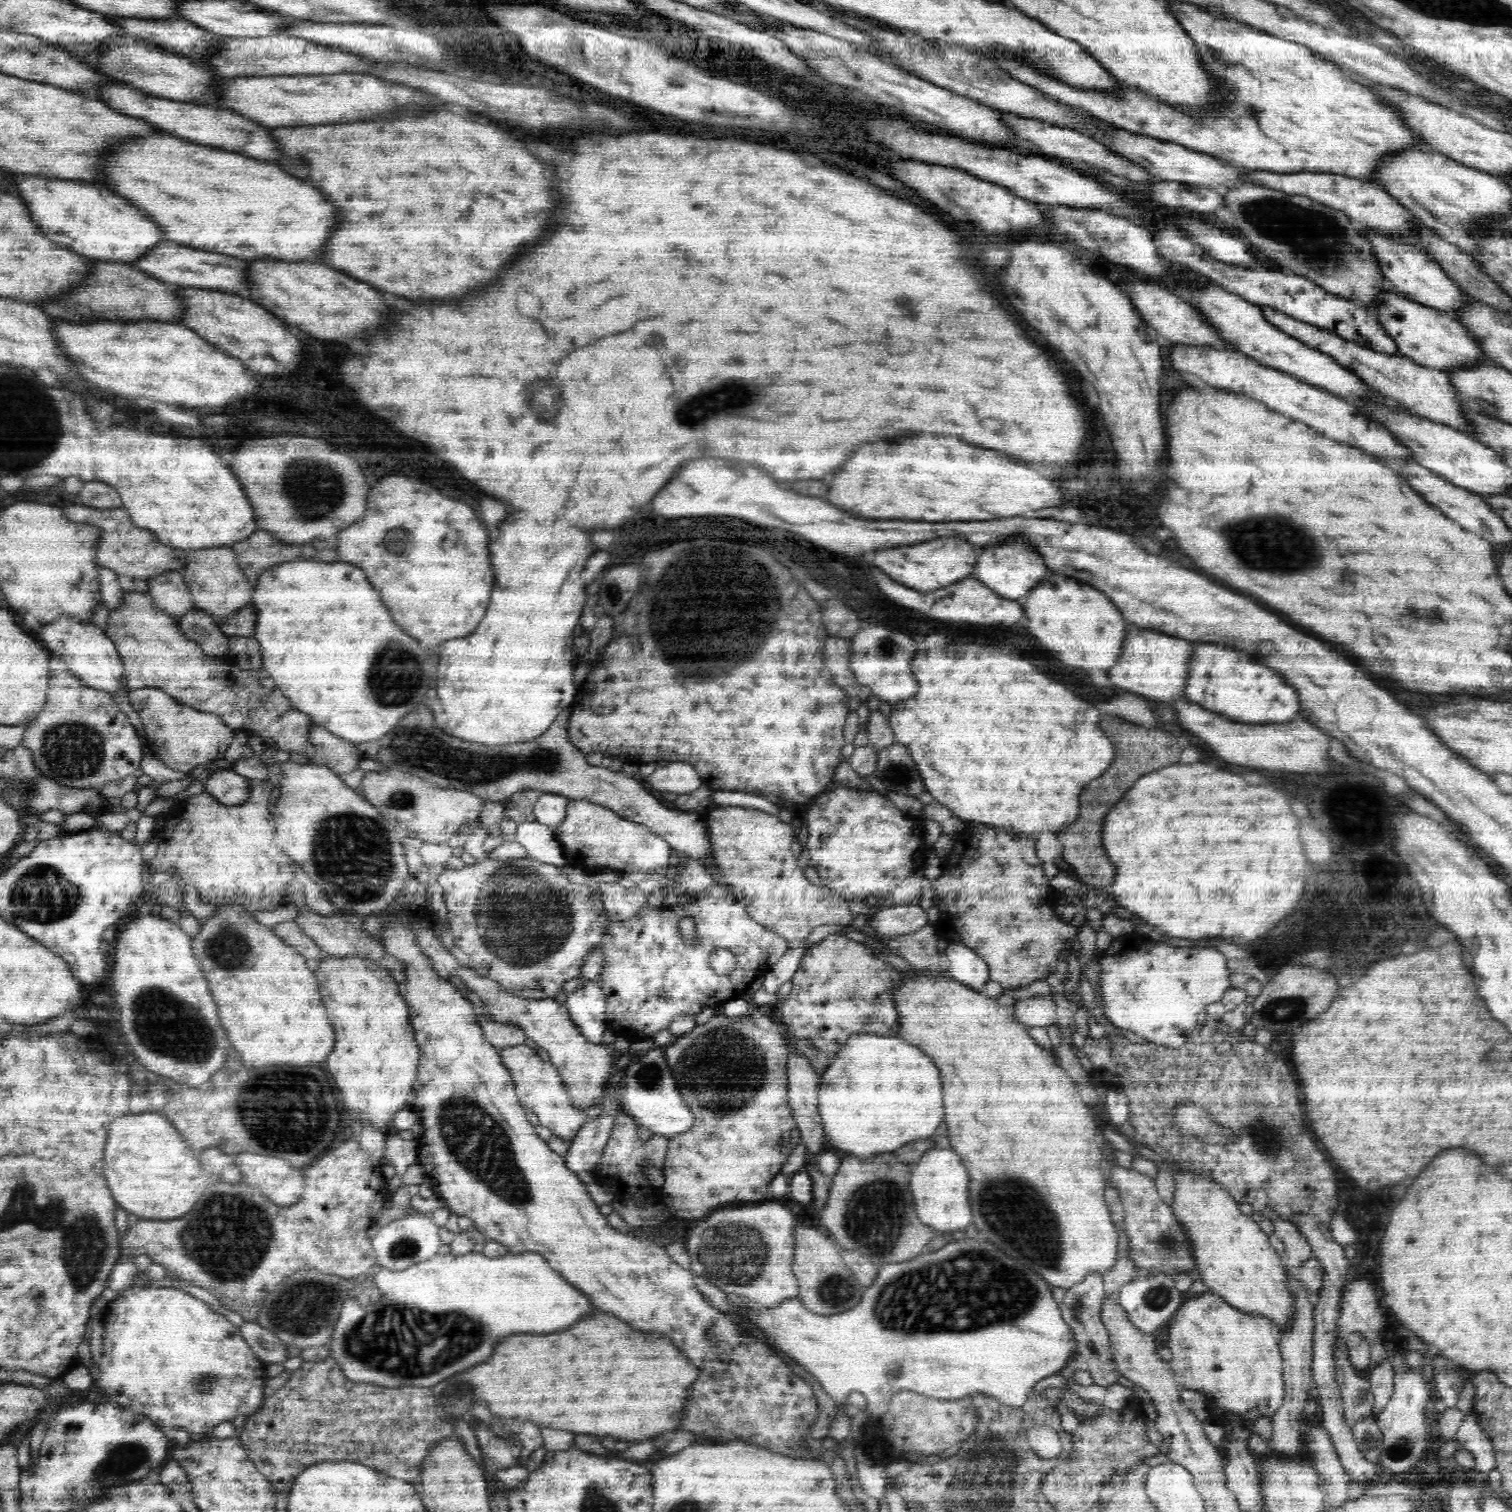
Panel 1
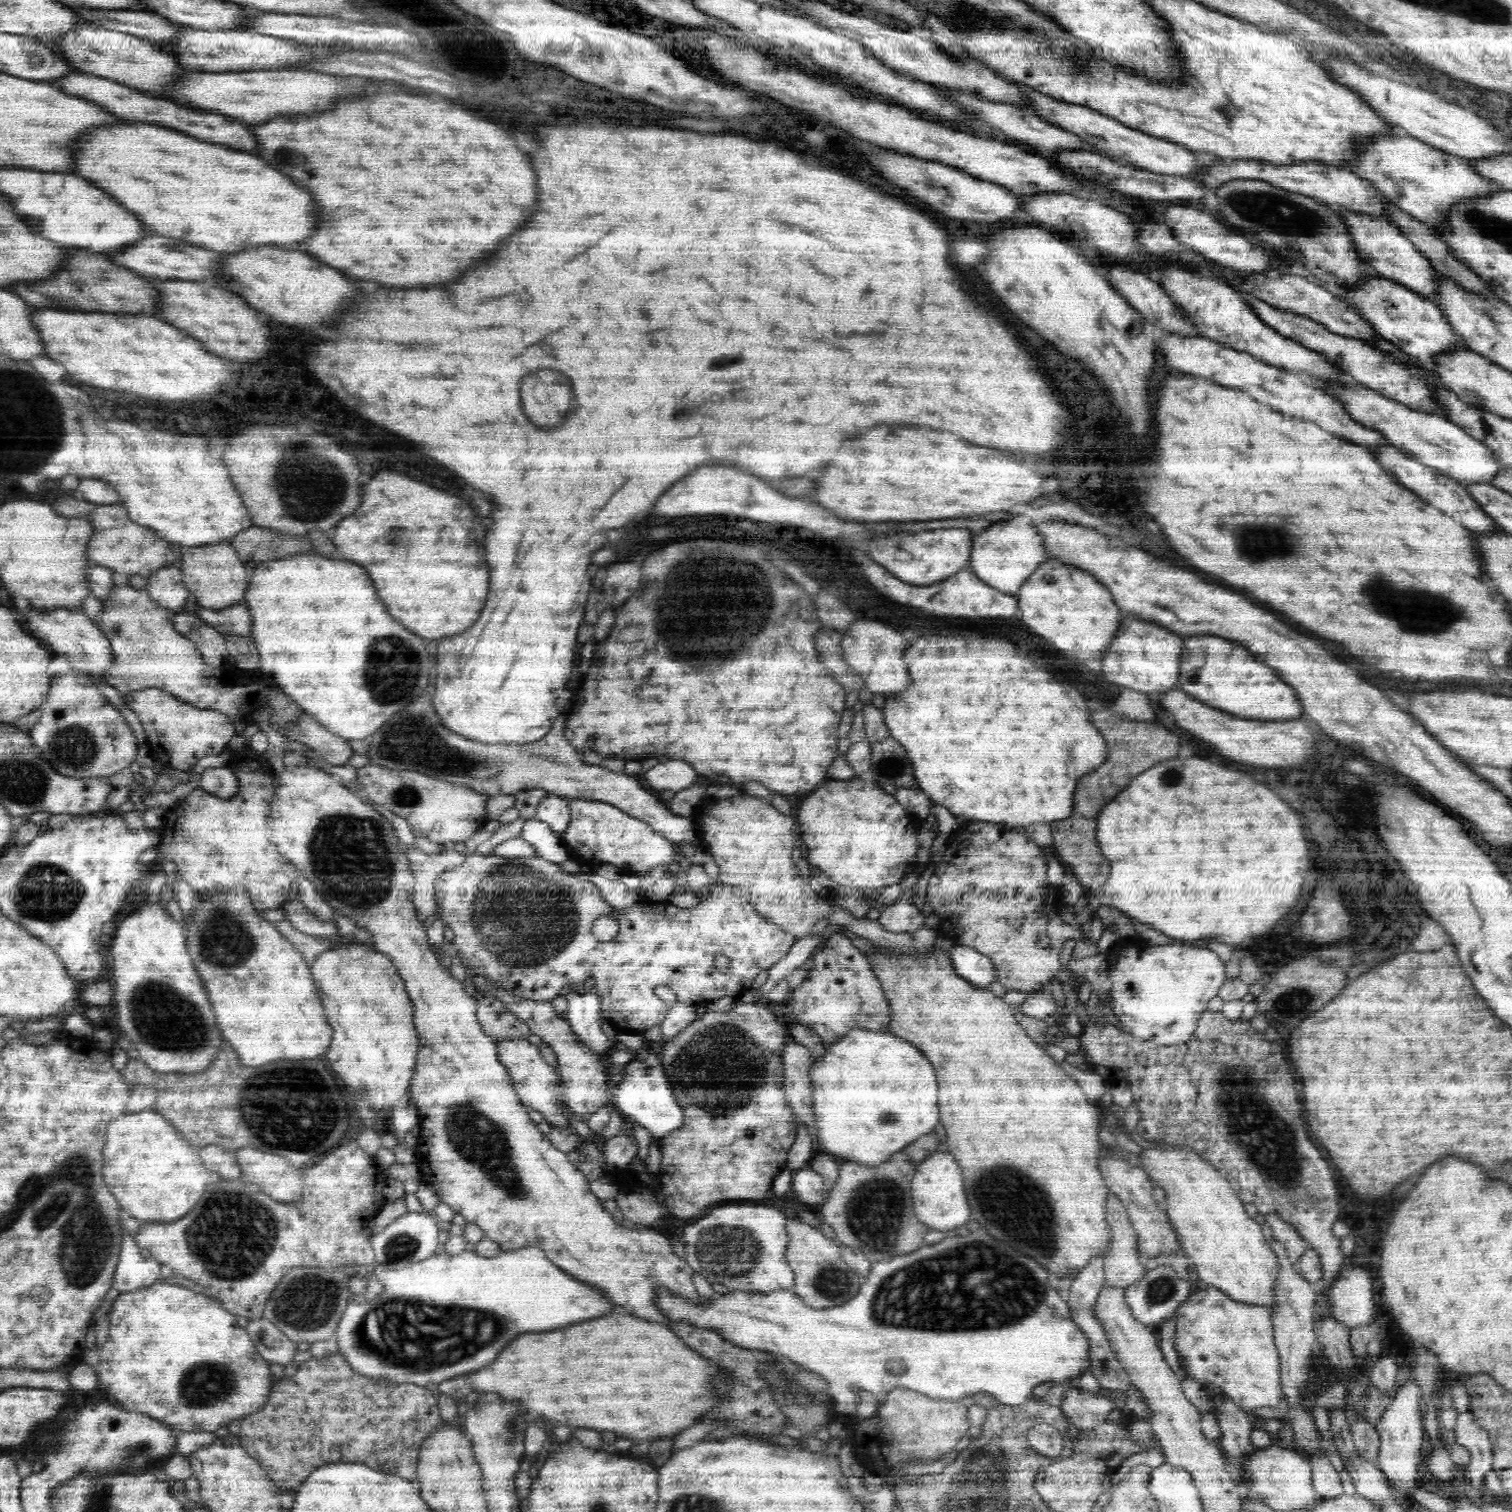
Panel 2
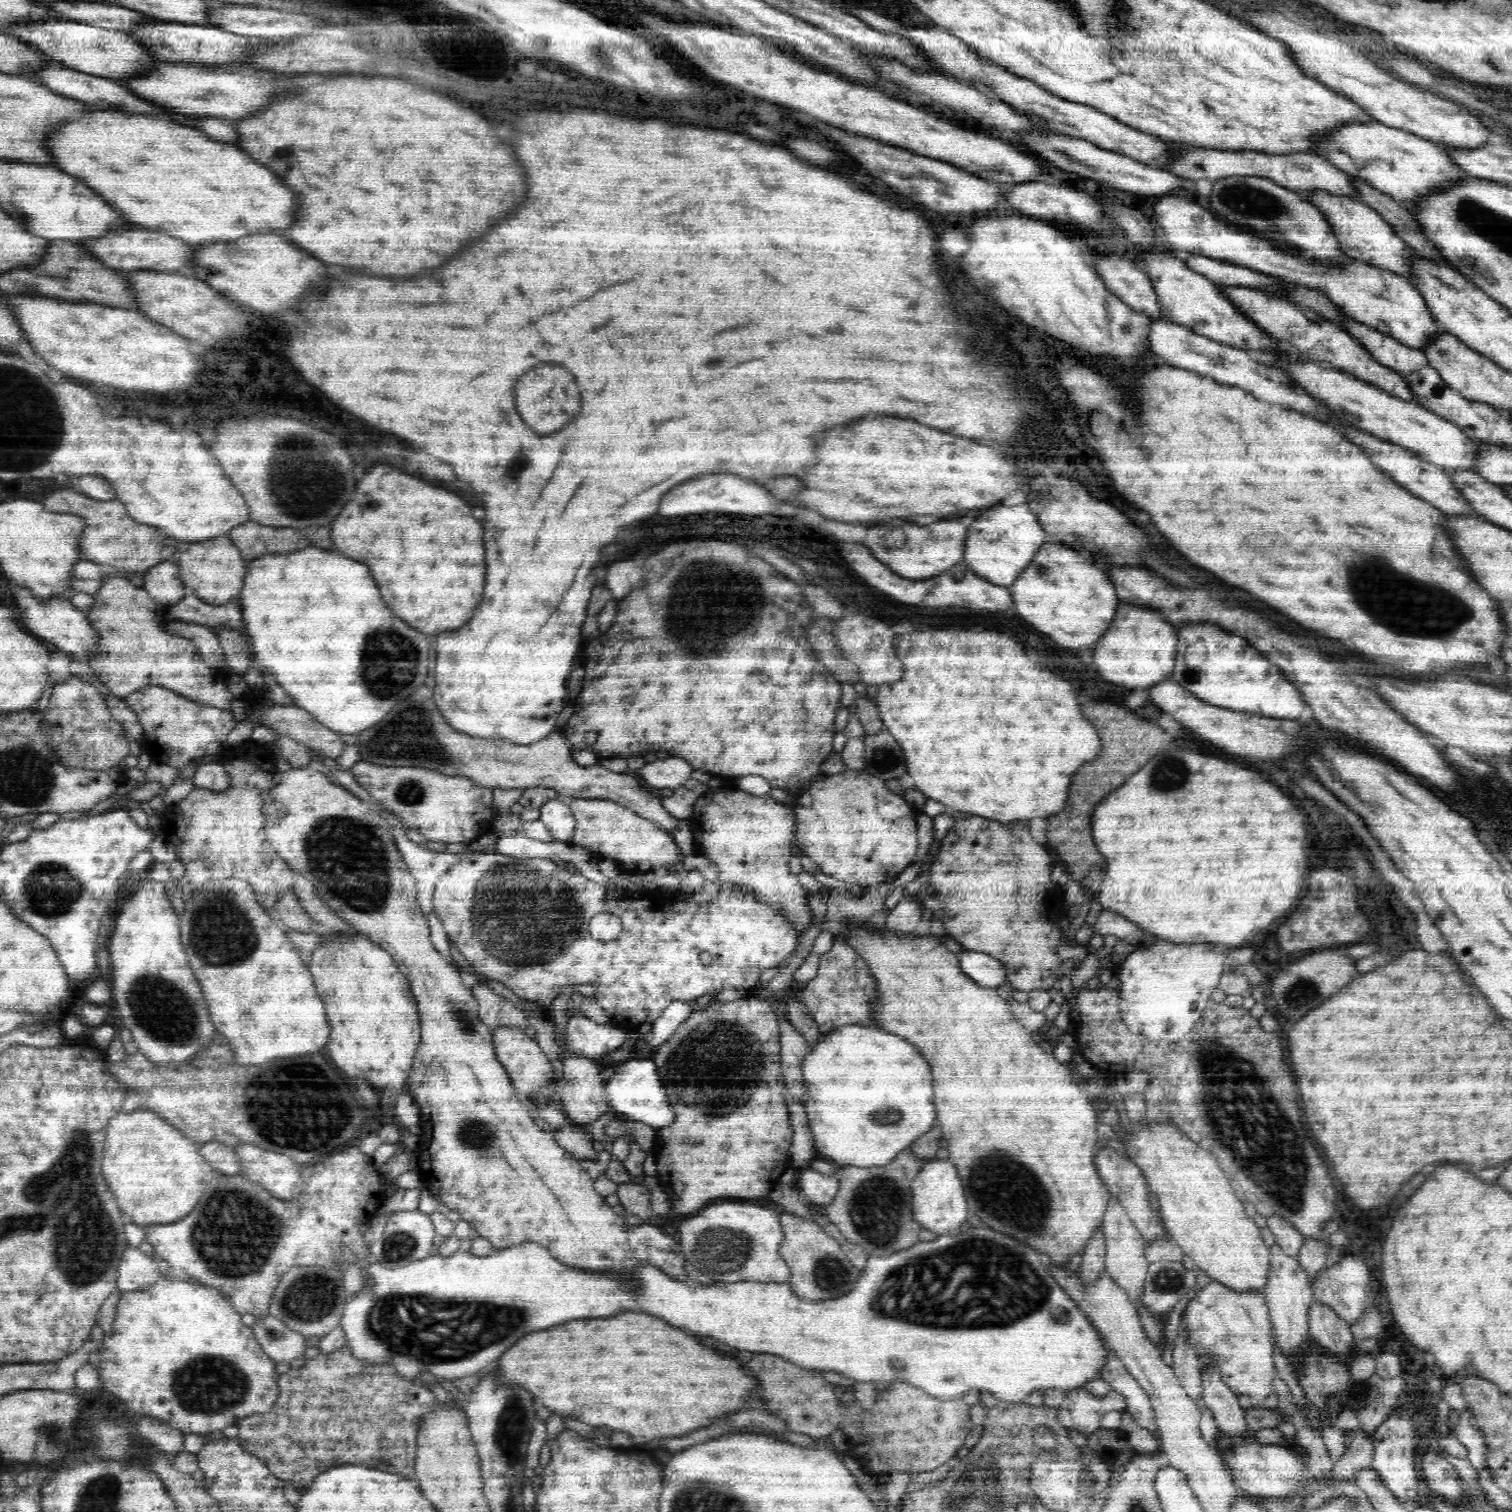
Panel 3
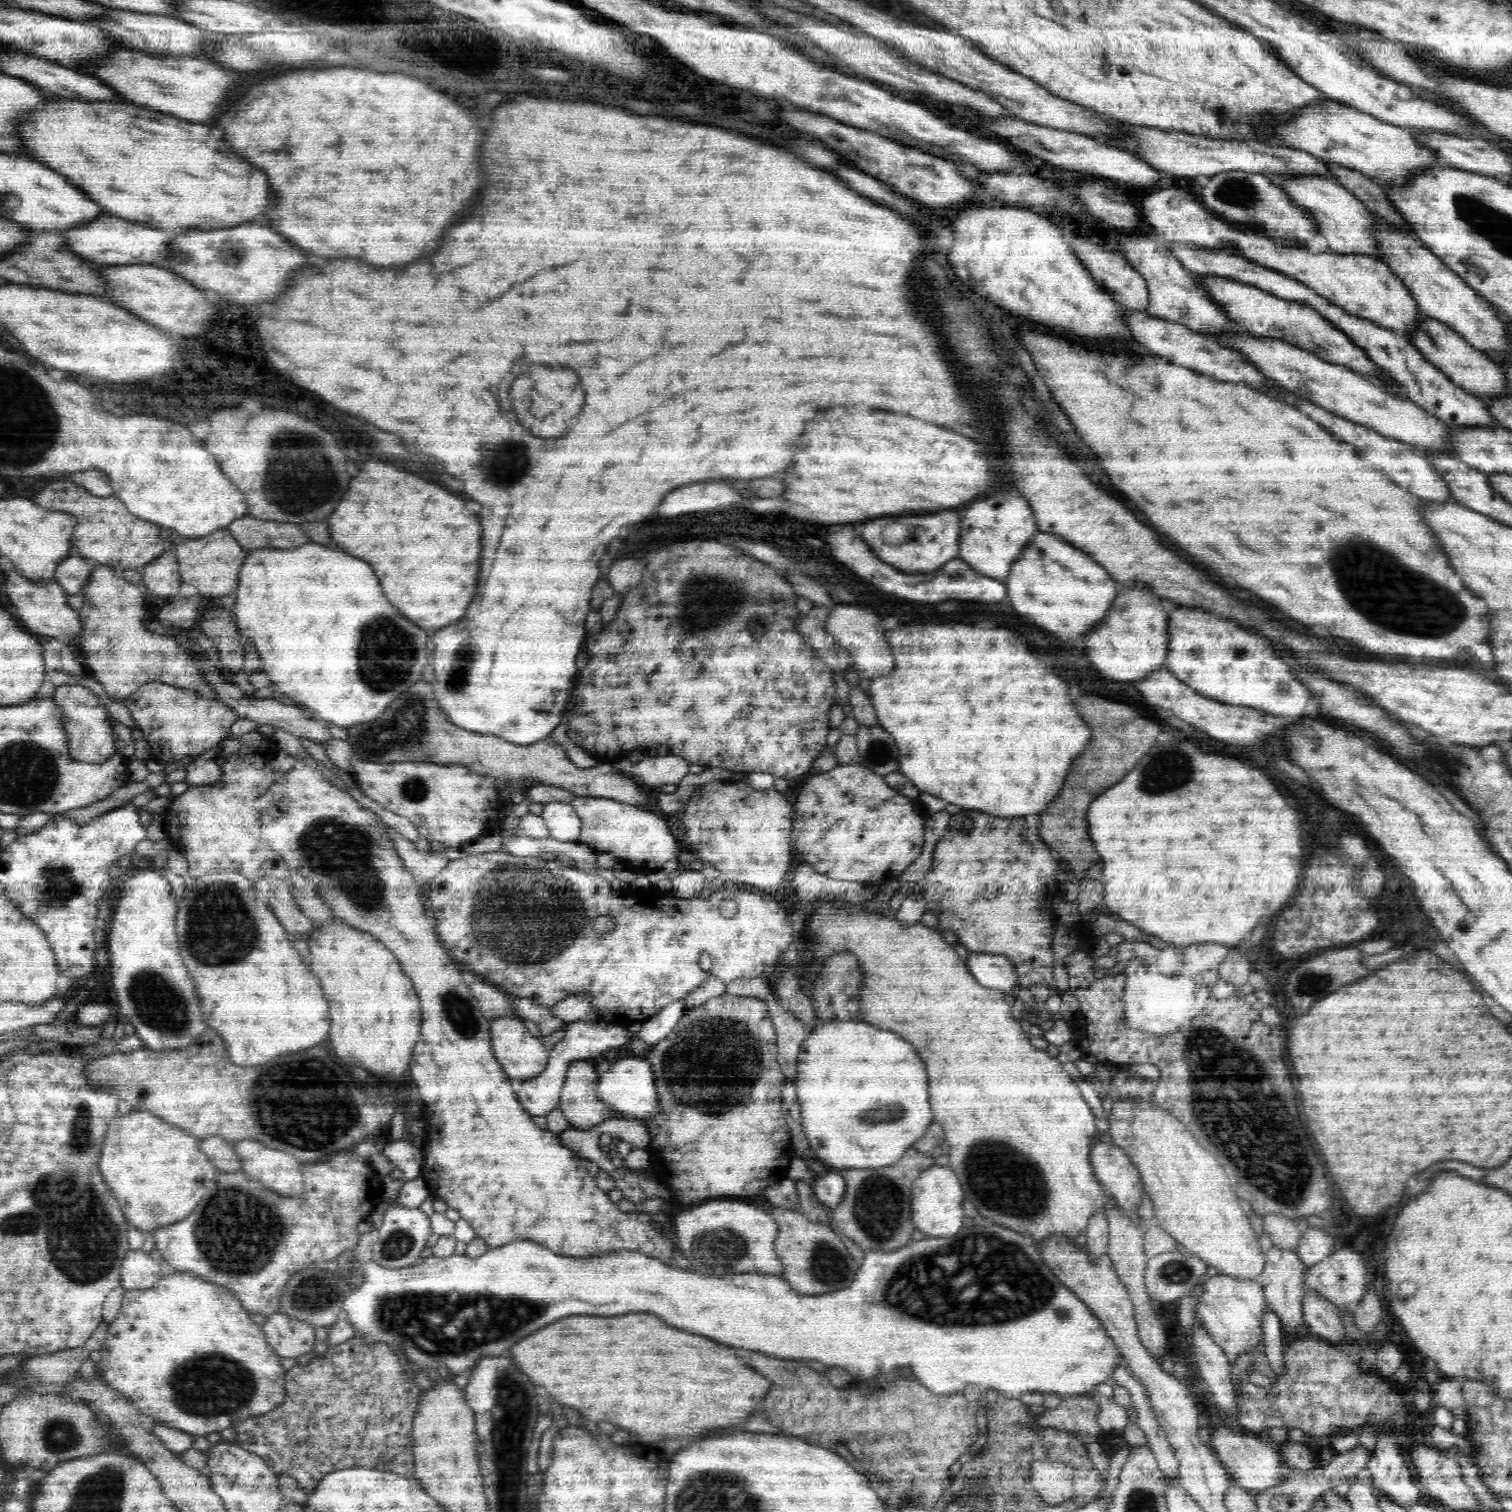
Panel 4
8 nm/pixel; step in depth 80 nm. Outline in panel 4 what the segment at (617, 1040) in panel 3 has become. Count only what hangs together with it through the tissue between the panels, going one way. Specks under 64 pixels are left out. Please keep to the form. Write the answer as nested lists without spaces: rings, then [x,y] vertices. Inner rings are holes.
[[[570,1021],[565,1028],[566,1036],[555,1044],[548,1056],[548,1064],[544,1068],[542,1074],[538,1074],[536,1078],[528,1078],[528,1080],[510,1079],[516,1098],[522,1103],[522,1106],[533,1116],[546,1116],[554,1108],[558,1108],[561,1096],[561,1090],[566,1078],[566,1071],[571,1062],[579,1060],[589,1060],[597,1057],[601,1052],[610,1049],[620,1048],[624,1050],[626,1042],[630,1042],[631,1036],[627,1034],[624,1027],[611,1027],[609,1024],[590,1023],[585,1021]]]

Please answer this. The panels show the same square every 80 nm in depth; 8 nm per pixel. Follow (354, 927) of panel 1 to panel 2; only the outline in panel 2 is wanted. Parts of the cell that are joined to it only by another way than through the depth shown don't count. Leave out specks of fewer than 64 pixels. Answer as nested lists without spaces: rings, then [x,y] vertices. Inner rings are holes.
[[[299,899],[286,900],[282,908],[284,908],[285,920],[290,922],[299,932],[318,938],[329,938],[333,948],[365,942],[366,937],[362,934],[352,936],[352,938],[338,937],[338,923],[319,920]]]

